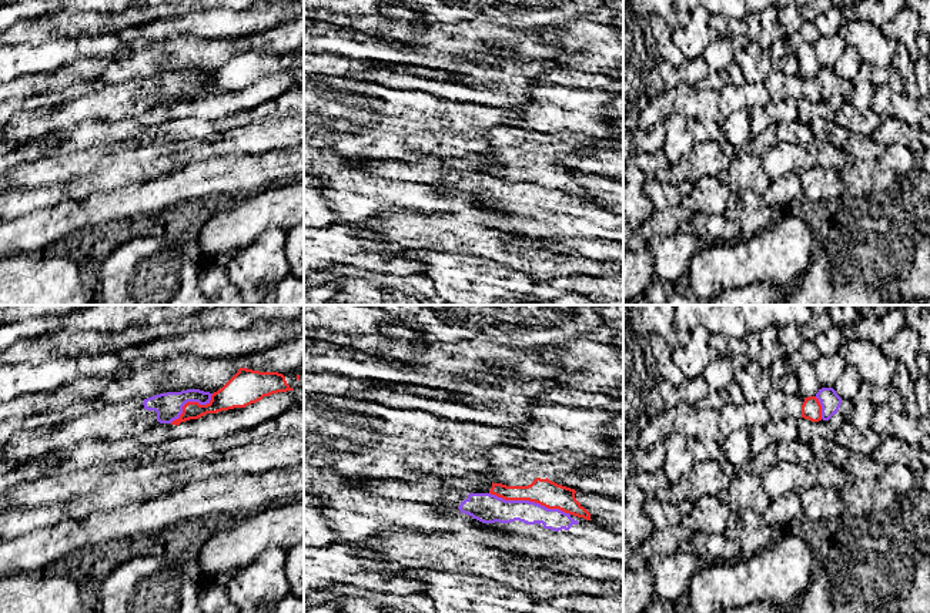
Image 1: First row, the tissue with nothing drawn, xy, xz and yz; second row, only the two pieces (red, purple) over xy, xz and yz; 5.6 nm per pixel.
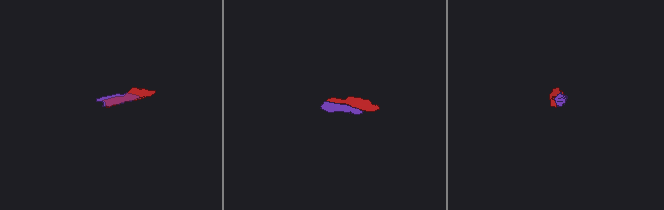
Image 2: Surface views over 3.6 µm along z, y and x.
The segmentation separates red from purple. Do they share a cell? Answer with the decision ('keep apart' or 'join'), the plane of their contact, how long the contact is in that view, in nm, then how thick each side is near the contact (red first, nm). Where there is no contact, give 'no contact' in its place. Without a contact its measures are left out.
keep apart | xz | 480 nm | 150/170 nm

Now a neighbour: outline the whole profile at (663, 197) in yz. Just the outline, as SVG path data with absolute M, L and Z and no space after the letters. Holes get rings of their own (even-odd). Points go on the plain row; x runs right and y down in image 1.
M652 177L645 182L645 191L656 211L682 208L682 200L692 191L692 188L693 182L686 180L675 185L663 184Z

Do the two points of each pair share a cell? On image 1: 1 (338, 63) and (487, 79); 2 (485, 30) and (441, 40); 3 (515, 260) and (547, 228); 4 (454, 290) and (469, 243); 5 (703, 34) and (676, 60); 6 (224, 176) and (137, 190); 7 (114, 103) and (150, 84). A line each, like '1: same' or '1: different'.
1: different
2: same
3: different
4: different
5: different
6: same
7: same

